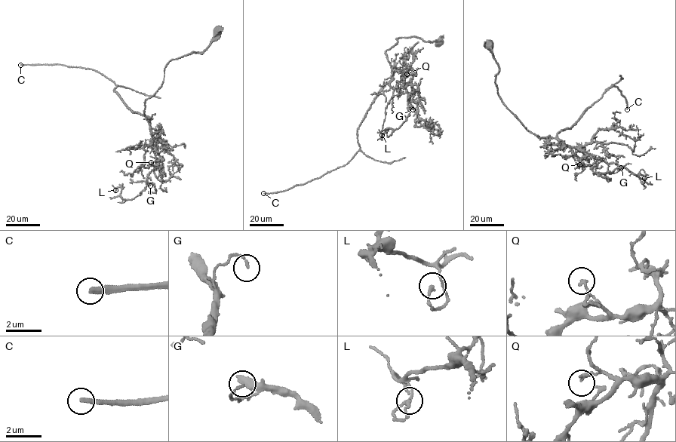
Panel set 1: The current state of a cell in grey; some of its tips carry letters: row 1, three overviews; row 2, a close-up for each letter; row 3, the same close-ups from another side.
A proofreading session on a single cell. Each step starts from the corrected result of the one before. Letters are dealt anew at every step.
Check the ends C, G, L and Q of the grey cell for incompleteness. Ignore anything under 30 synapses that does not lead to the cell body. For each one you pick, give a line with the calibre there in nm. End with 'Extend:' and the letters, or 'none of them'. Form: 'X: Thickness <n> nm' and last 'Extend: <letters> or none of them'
C: Thickness 280 nm
Extend: C

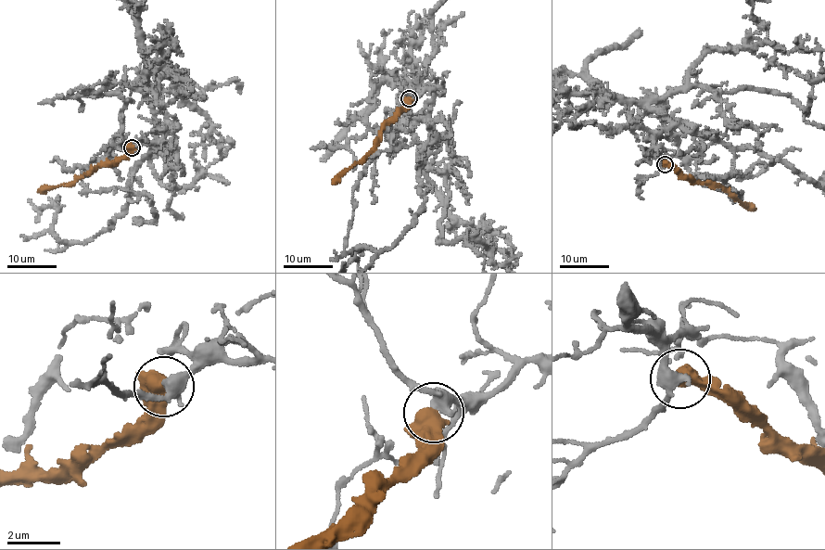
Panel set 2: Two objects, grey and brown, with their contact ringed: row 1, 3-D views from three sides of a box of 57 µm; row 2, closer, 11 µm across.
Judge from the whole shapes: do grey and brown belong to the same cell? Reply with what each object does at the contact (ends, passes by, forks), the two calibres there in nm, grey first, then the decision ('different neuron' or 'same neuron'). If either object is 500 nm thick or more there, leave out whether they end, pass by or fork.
grey passes by; brown passes by; calibres 400 and 480 nm; different neuron

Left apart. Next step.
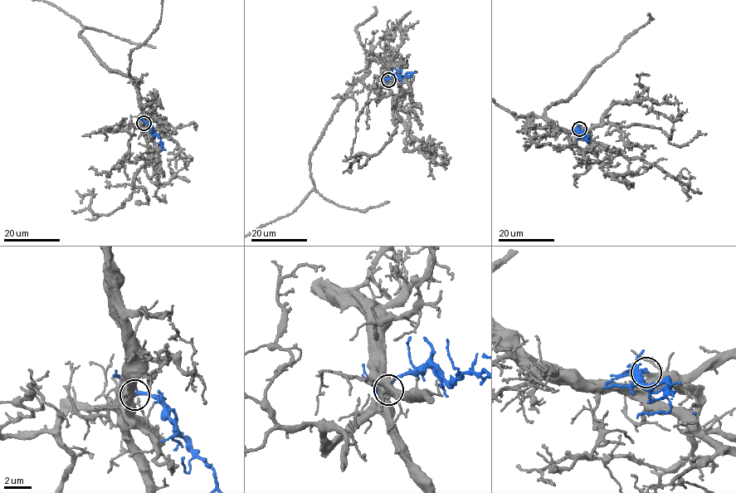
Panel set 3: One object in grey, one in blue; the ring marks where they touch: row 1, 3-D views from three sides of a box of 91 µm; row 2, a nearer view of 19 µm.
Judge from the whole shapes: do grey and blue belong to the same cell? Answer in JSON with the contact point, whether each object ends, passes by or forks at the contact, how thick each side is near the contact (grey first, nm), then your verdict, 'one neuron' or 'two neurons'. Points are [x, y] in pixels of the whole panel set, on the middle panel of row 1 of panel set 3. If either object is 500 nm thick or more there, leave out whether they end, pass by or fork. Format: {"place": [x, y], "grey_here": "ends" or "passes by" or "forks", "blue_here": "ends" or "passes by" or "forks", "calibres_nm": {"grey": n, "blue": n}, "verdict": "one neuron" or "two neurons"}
{"place": [388, 80], "grey_here": "ends", "blue_here": "passes by", "calibres_nm": {"grey": 440, "blue": 180}, "verdict": "one neuron"}

